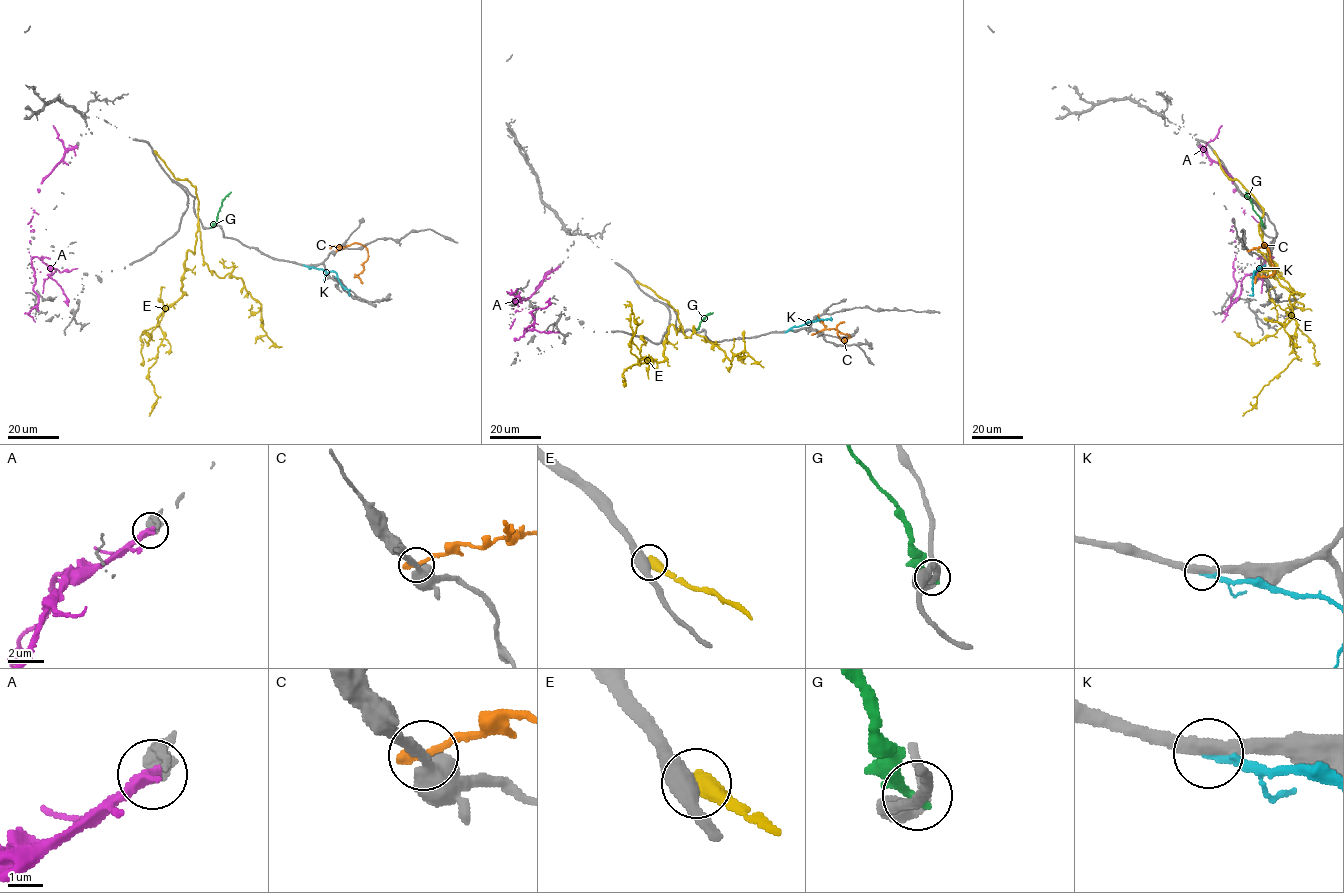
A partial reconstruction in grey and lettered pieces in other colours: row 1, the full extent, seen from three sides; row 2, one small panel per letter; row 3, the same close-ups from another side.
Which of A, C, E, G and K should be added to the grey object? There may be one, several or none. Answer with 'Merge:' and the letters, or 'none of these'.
Merge: none of these

